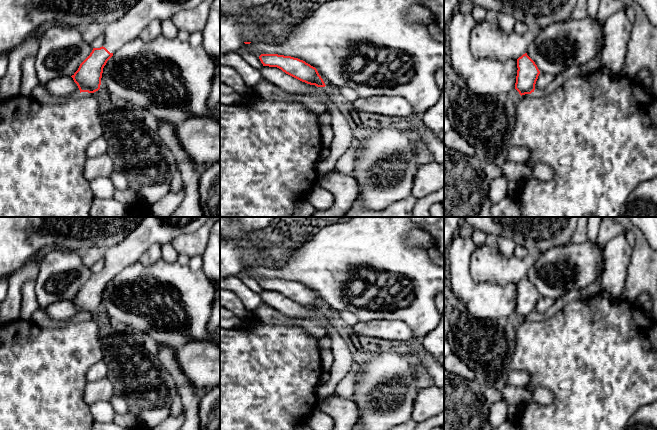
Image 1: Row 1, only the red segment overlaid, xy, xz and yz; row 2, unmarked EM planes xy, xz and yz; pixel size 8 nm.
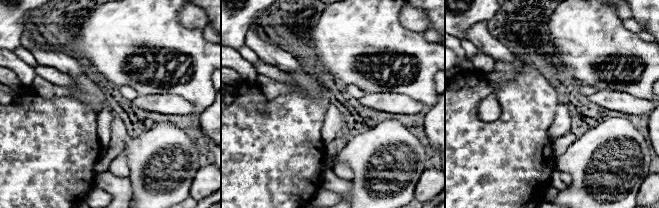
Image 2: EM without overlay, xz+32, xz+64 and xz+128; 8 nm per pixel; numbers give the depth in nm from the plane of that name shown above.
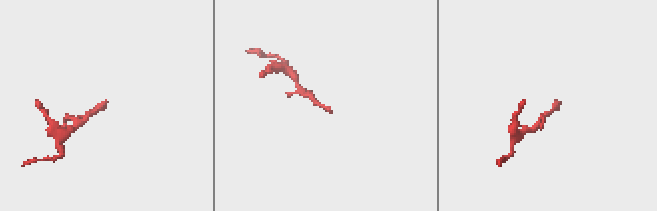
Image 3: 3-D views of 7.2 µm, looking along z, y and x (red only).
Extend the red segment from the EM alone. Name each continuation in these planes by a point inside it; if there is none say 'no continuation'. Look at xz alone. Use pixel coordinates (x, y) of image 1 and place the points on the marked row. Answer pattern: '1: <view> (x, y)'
no continuation

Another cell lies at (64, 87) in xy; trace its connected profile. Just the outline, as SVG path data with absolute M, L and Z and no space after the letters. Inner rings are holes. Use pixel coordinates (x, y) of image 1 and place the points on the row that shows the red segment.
M71 76L56 78L45 84L45 88L53 95L63 99L78 95L80 90Z

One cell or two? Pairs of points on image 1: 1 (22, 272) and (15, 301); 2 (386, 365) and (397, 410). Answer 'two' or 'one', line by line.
1: one
2: one

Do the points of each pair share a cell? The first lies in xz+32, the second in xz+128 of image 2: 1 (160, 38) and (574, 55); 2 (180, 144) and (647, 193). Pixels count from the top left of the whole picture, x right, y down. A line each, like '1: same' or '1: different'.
1: same
2: different

